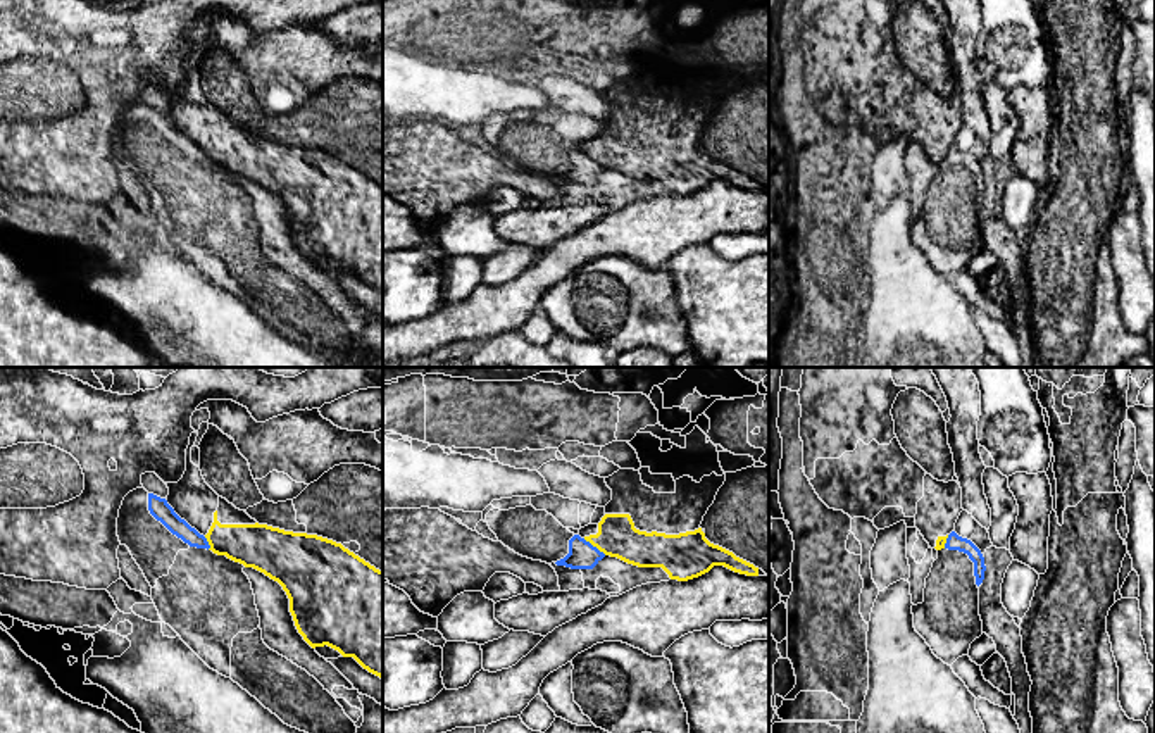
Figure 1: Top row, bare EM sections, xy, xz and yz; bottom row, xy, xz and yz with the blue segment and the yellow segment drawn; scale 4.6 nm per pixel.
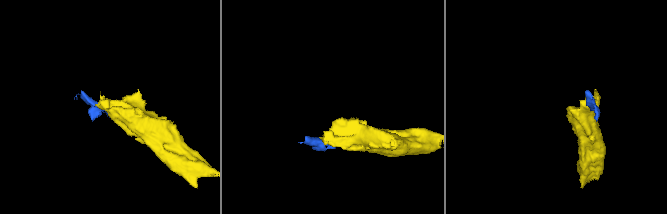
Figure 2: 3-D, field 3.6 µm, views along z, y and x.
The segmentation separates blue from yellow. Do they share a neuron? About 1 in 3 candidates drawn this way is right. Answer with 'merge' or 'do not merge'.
do not merge

